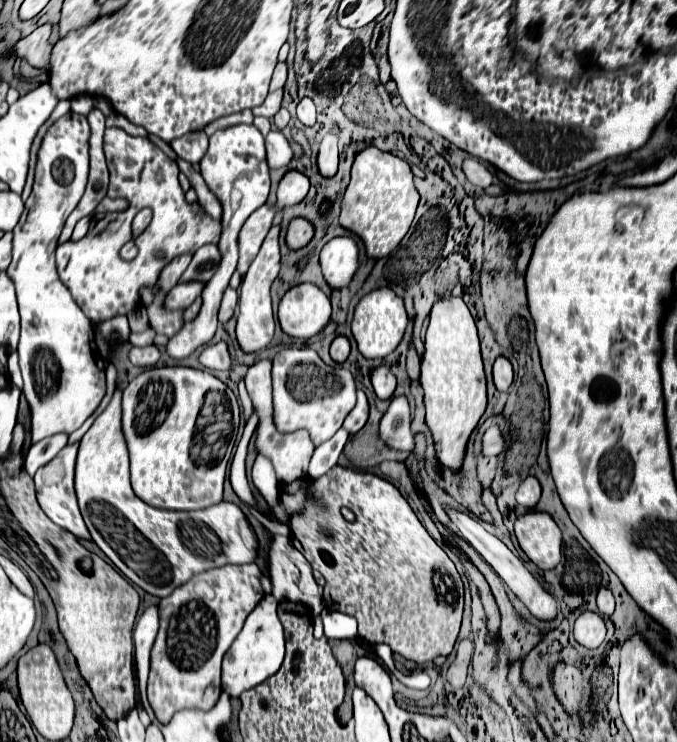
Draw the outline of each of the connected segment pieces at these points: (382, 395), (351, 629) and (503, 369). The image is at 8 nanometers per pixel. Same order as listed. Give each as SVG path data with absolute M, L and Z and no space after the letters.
M377 367L371 371L371 383L379 399L389 399L395 391L395 375L387 367Z
M321 611L327 639L357 639L357 619L339 611Z
M499 355L495 359L495 365L493 365L493 381L495 381L495 387L499 391L507 391L509 385L513 383L513 367L509 363L507 357Z

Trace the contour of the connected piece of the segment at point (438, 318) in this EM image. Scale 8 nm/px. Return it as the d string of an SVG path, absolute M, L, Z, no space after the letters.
M451 297L433 305L419 381L425 391L427 427L433 433L437 461L457 473L463 467L467 441L487 409L487 377L477 325L463 299Z

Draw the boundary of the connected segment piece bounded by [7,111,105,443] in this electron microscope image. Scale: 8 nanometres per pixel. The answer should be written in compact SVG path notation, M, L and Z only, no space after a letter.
M73 111L49 127L39 149L33 193L25 201L25 219L13 229L13 261L7 273L17 287L21 313L19 365L25 381L23 393L31 407L33 443L57 433L71 435L105 395L105 363L95 351L93 329L57 277L53 257L65 219L77 207L87 185L89 135L87 117Z

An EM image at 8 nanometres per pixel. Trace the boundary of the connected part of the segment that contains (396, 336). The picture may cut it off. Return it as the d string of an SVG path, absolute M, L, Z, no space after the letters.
M383 287L383 289L375 289L371 293L367 293L359 305L355 307L355 317L351 323L351 331L353 337L357 341L359 351L367 357L367 359L383 359L387 357L391 351L395 351L395 347L401 343L405 329L407 329L409 317L403 305L403 299L395 295L393 289Z

